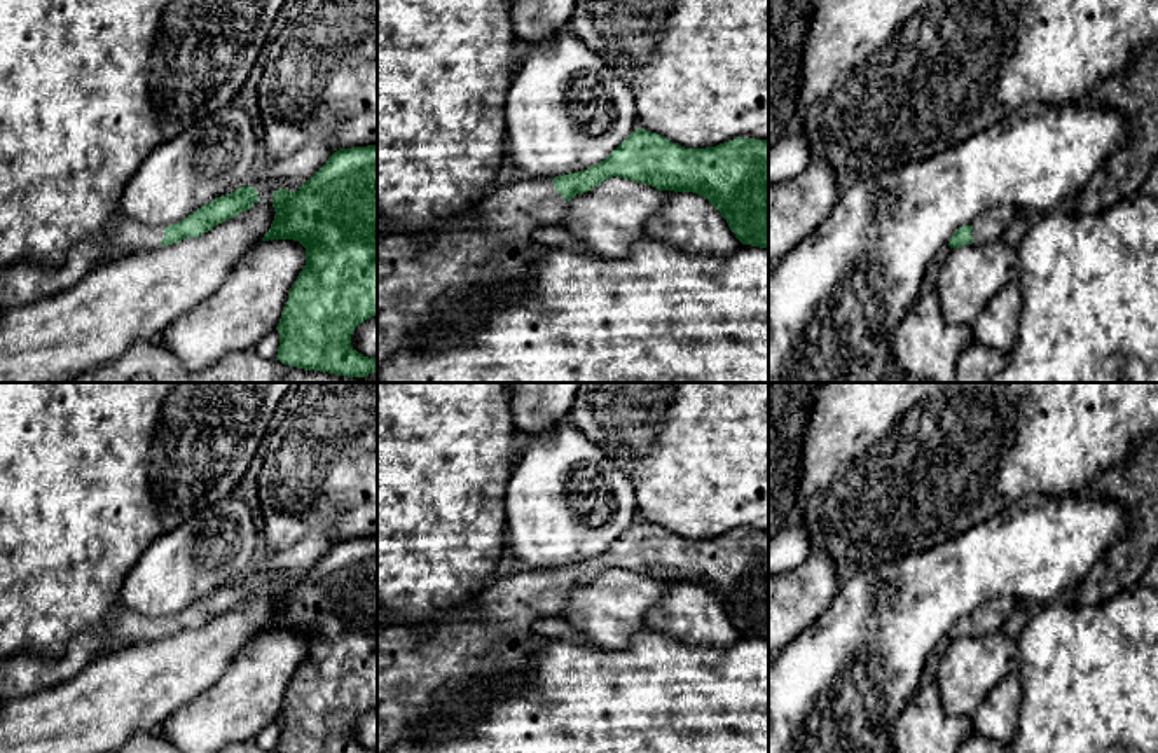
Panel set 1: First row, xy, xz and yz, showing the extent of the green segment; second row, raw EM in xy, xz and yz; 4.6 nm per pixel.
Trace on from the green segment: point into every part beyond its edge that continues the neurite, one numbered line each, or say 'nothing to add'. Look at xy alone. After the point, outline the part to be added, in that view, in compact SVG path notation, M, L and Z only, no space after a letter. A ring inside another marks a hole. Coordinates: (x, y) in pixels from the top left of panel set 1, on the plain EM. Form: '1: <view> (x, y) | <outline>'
1: xy (123, 624) | M119 604L107 618L101 632L129 645L159 639L162 629L164 618L145 618Z

